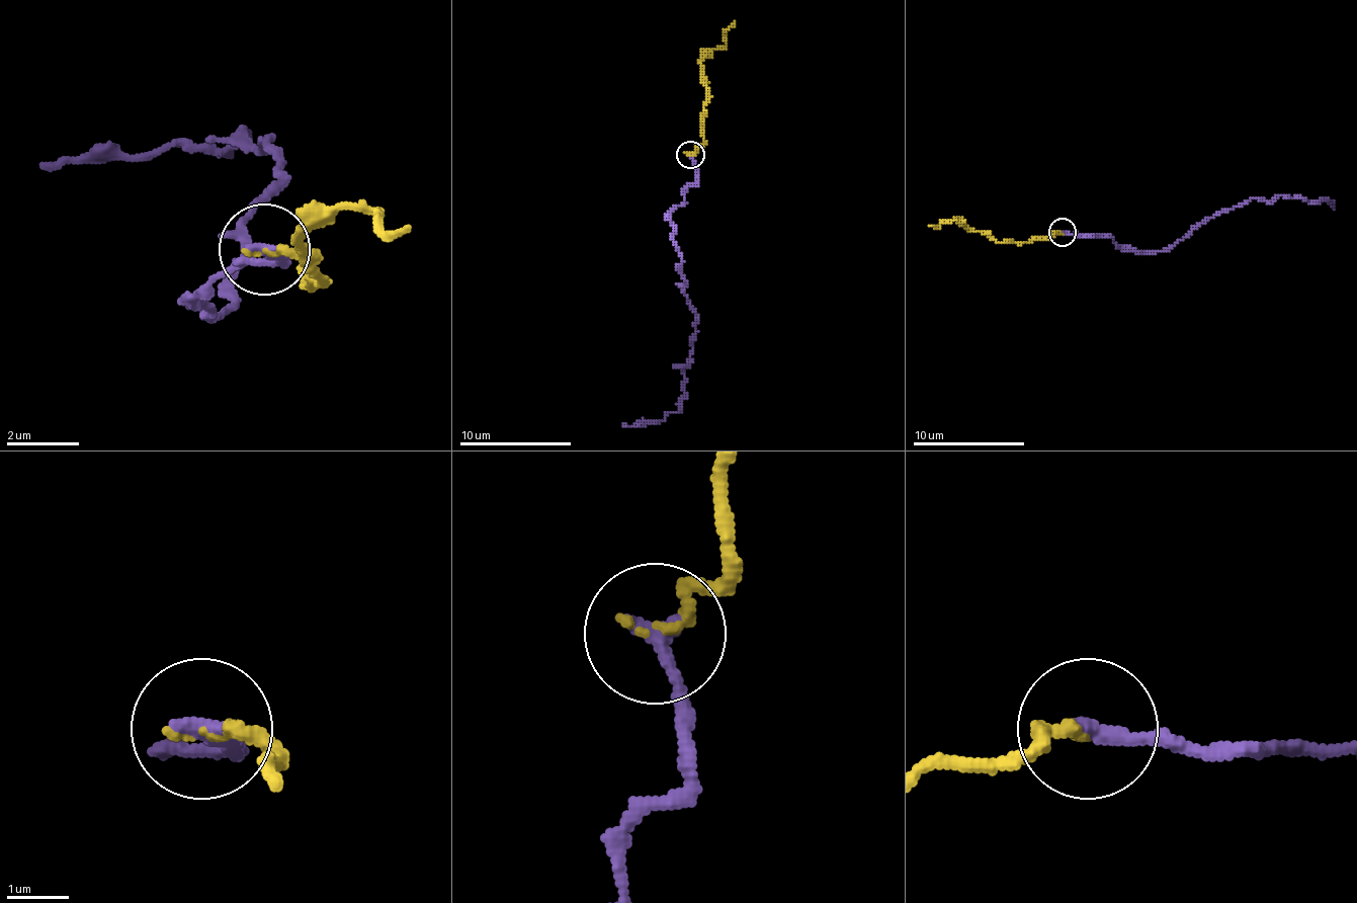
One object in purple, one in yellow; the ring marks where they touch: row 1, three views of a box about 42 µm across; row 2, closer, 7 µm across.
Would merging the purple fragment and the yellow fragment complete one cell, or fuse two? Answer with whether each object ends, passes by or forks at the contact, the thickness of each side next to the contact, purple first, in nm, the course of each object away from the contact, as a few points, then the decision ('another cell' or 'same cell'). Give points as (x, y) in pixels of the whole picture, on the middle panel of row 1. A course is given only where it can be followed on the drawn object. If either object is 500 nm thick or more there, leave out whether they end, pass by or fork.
purple ends | yellow ends | 320/180 nm | purple via (690, 155), (695, 180), (670, 211), (684, 292), (695, 314), (684, 398), (662, 420), (622, 423) | yellow via (690, 155), (703, 141), (706, 99), (701, 63), (721, 49), (735, 21) | same cell

